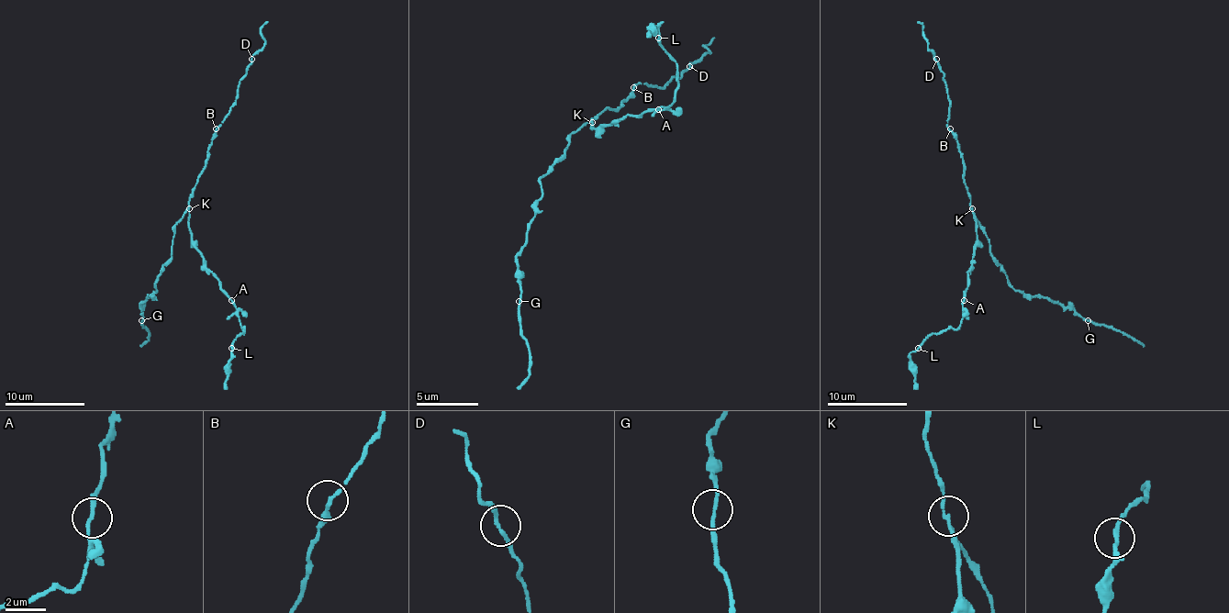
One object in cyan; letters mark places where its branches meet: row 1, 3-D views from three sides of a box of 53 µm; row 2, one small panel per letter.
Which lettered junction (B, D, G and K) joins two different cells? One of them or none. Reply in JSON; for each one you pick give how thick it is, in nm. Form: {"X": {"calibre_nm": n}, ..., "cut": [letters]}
{"K": {"calibre_nm": 140}, "cut": ["K"]}

